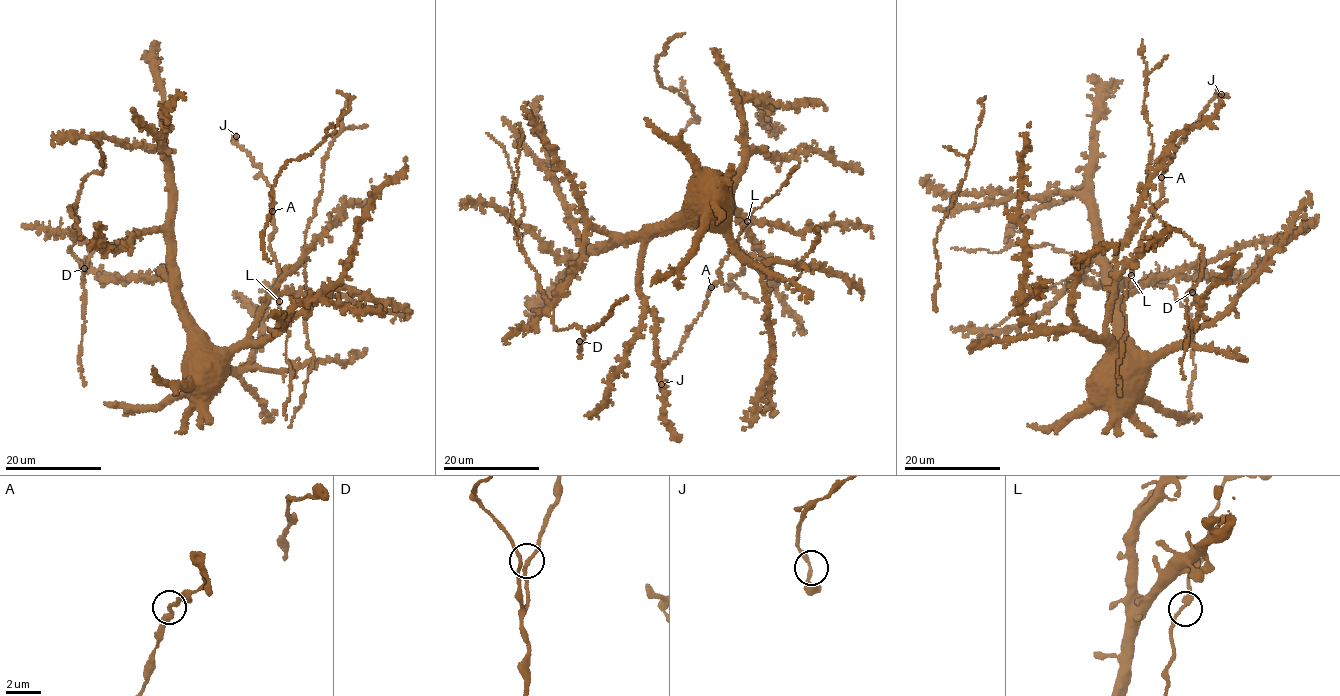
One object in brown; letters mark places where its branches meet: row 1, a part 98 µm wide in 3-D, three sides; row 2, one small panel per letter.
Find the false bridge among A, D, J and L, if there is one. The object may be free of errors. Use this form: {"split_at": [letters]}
{"split_at": []}

